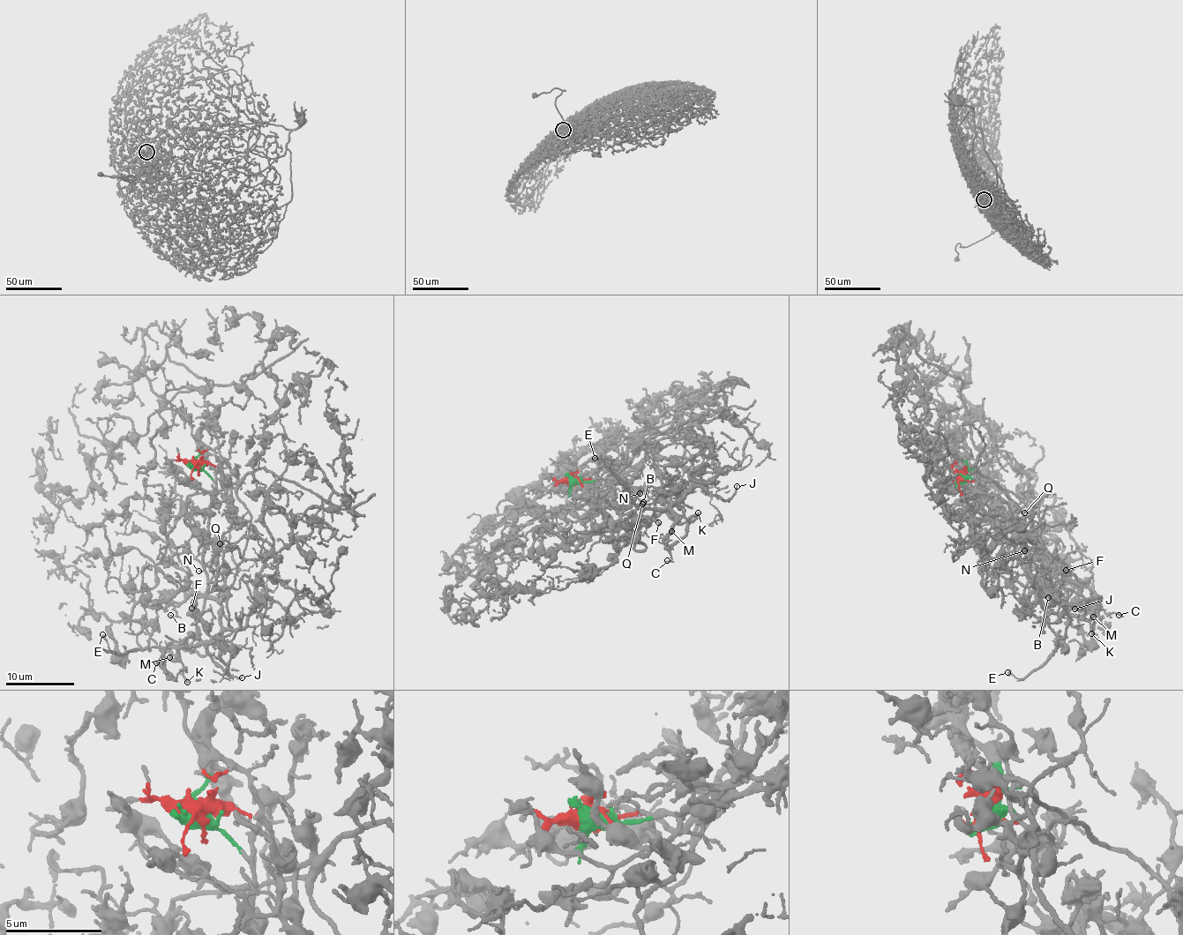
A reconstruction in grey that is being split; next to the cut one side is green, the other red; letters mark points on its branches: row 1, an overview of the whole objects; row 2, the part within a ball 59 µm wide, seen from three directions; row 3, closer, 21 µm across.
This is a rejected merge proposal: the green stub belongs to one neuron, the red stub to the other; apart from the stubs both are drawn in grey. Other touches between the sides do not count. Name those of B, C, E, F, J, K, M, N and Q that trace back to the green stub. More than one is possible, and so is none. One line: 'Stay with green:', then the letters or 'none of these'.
Stay with green: B, C, E, F, J, K, M, N, Q

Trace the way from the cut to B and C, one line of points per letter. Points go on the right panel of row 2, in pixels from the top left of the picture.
B: (962, 478), (969, 476), (976, 482), (981, 510), (993, 523), (1029, 537), (1060, 560), (1063, 575), (1048, 597)
C: (962, 478), (976, 482), (991, 522), (1038, 542), (1082, 598), (1099, 598), (1099, 609), (1119, 615)

